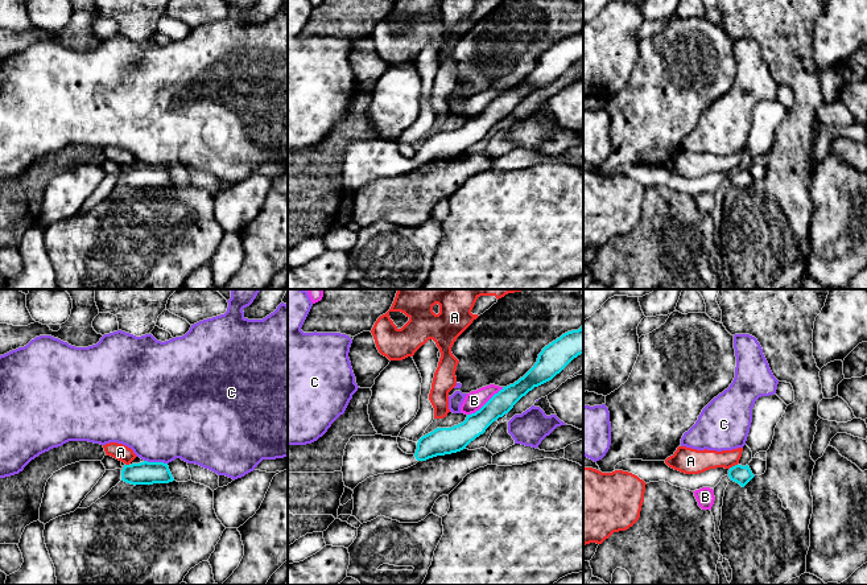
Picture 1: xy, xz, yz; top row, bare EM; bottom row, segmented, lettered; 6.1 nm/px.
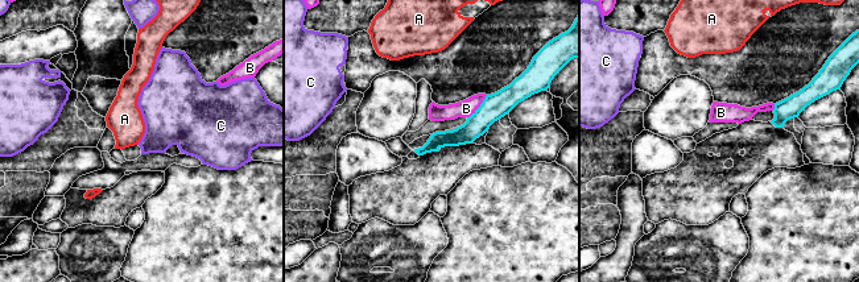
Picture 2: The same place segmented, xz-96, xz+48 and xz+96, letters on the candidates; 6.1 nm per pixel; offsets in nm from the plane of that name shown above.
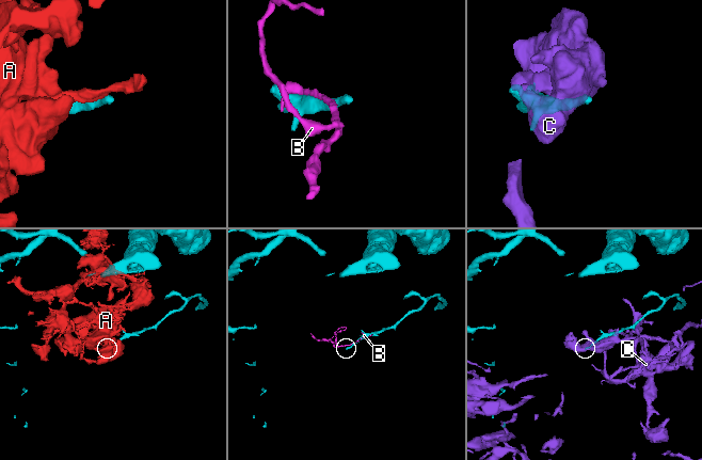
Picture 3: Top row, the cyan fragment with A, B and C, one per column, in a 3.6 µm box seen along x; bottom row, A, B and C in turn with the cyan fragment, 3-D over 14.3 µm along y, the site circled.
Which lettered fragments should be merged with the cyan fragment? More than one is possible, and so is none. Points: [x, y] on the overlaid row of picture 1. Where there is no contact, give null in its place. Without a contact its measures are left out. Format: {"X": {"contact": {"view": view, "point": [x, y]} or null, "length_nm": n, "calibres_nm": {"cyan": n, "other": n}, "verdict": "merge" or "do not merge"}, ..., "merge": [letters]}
{"A": {"contact": {"view": "yz", "point": [733, 466]}, "length_nm": 60, "calibres_nm": {"cyan": 110, "other": 150}, "verdict": "do not merge"}, "B": {"contact": {"view": "xz", "point": [486, 403]}, "length_nm": 280, "calibres_nm": {"cyan": 140, "other": 120}, "verdict": "do not merge"}, "C": {"contact": {"view": "xy", "point": [156, 462]}, "length_nm": 150, "calibres_nm": {"cyan": 140, "other": 480}, "verdict": "do not merge"}, "merge": []}

